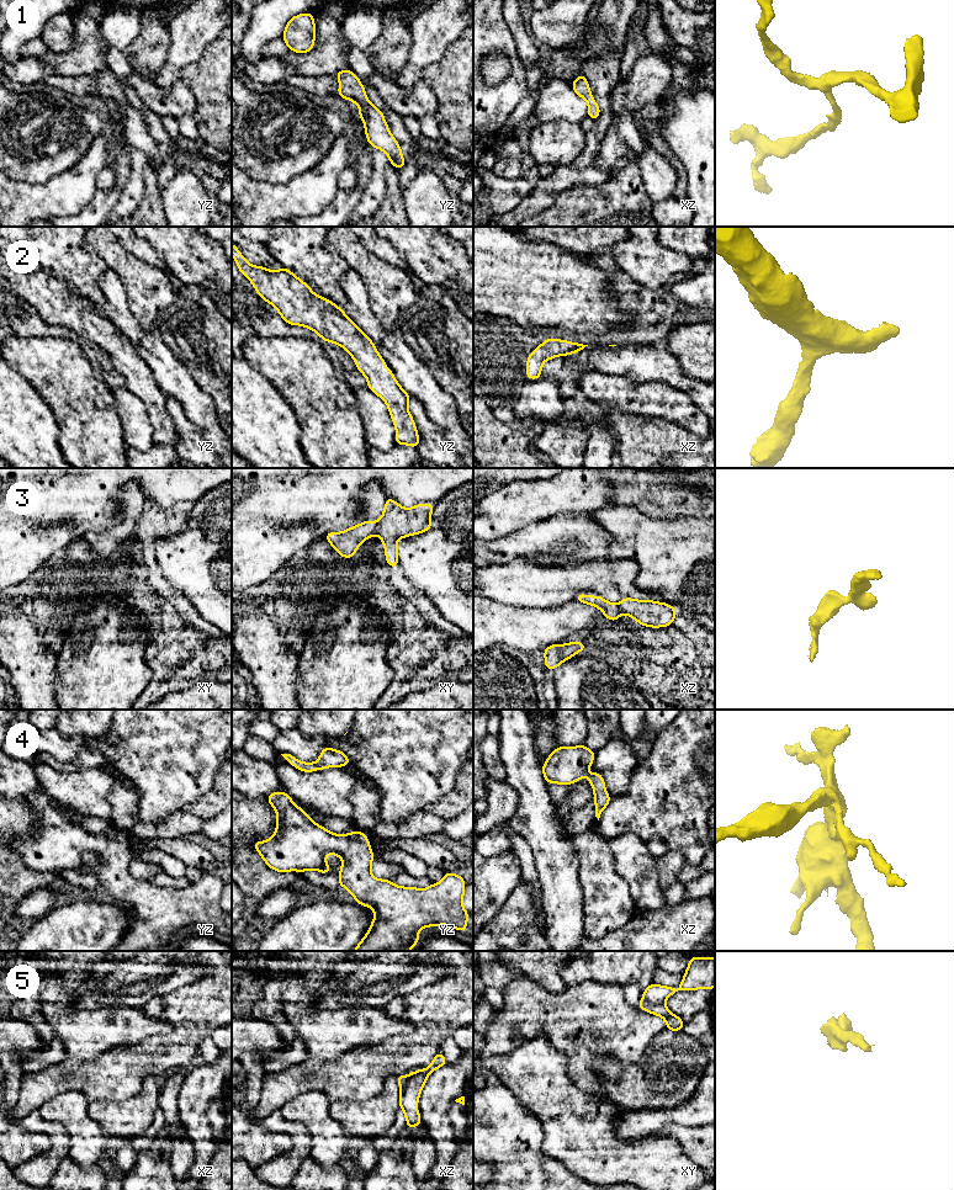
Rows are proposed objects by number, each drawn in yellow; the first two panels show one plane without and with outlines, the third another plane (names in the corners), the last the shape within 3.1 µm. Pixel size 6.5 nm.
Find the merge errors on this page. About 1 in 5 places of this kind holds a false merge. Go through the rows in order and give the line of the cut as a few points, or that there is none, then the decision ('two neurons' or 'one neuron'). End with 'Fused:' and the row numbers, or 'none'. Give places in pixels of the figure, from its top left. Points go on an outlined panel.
1: no cut | one neuron
2: no cut | one neuron
3: xy (379, 521), (375, 532) | two neurons
4: no cut | one neuron
5: xy (644, 995), (650, 1002), (663, 1005) | two neurons
Fused: 3, 5

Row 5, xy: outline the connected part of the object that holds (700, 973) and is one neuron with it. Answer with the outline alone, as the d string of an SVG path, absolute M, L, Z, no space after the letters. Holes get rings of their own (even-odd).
M690 957L678 989L652 983L643 989L643 997L654 1005L664 1005L667 998L678 990L695 990L701 988L715 988L715 957Z

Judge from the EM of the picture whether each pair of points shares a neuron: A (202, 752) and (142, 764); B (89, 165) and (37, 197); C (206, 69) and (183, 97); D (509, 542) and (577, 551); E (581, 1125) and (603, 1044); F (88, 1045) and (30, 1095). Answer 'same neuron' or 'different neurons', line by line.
A: same neuron
B: same neuron
C: different neurons
D: same neuron
E: different neurons
F: different neurons

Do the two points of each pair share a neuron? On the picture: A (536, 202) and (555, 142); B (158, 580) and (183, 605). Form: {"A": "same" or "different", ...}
{"A": "different", "B": "same"}

